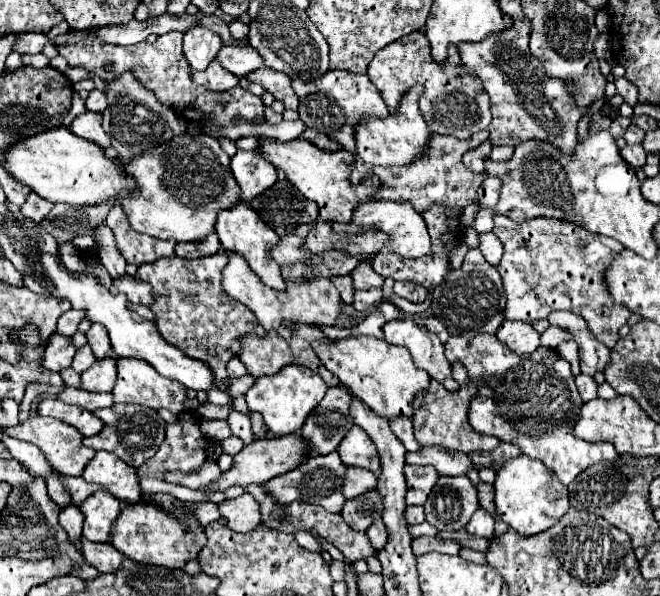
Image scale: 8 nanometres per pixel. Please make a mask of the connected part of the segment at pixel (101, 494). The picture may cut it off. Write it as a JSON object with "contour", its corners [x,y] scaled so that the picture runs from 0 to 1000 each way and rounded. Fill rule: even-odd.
{"contour":[[[147,822],[126,846],[126,899],[138,909],[165,909],[174,869],[183,862],[183,842],[162,822]]]}

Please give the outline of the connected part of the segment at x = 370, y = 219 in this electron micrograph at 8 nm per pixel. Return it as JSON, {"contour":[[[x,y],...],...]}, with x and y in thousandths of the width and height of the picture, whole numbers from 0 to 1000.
{"contour":[[[562,336],[562,339],[547,341],[536,359],[535,369],[524,376],[511,376],[502,372],[505,389],[514,393],[532,393],[541,396],[544,389],[550,389],[553,381],[562,381],[565,386],[583,389],[589,396],[589,413],[595,423],[614,430],[614,433],[635,433],[644,426],[653,426],[653,406],[650,406],[650,393],[647,393],[647,379],[641,372],[641,366],[623,349],[623,342],[602,342],[602,339],[583,339],[583,336]]]}

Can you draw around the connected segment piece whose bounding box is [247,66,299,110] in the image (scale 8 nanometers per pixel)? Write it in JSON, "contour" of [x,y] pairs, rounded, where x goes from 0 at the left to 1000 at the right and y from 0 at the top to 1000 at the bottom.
{"contour":[[[392,114],[386,121],[380,121],[374,128],[374,134],[380,138],[392,138],[405,154],[411,154],[417,161],[417,168],[429,171],[432,185],[450,185],[453,178],[453,164],[441,144],[441,131],[435,131],[435,124],[429,121],[417,121],[411,114]]]}

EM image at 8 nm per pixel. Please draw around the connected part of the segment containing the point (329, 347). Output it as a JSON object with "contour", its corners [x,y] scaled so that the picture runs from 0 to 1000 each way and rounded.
{"contour":[[[523,567],[508,570],[505,577],[477,574],[474,581],[489,614],[502,628],[508,628],[538,668],[544,668],[559,688],[565,688],[571,698],[583,705],[595,705],[605,698],[623,701],[629,668],[650,651],[650,628],[626,611],[623,594],[605,581],[586,577],[583,570]]]}

